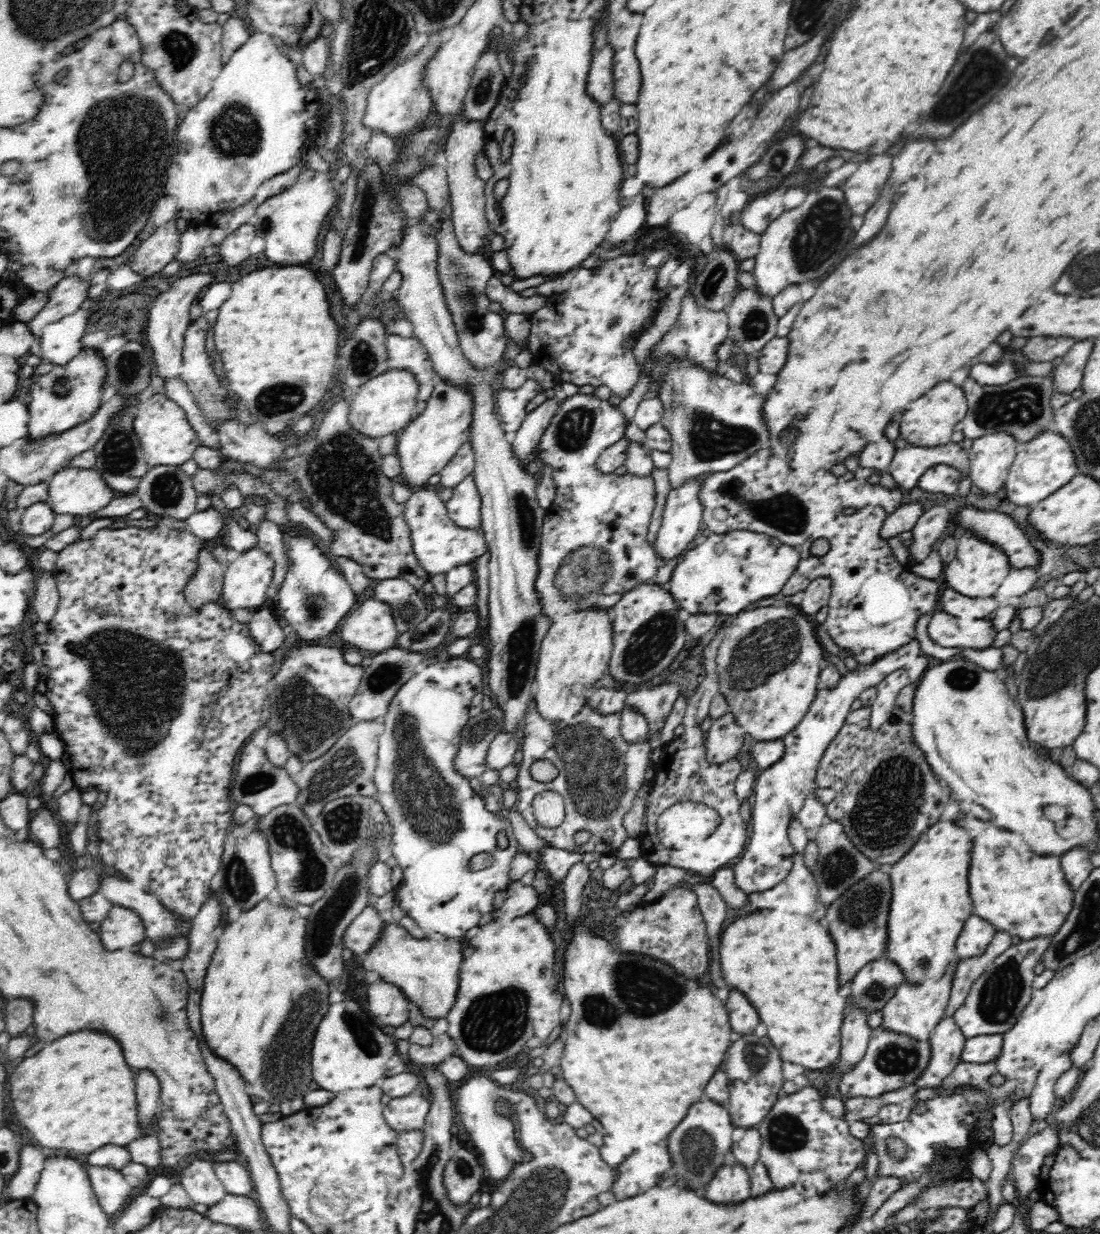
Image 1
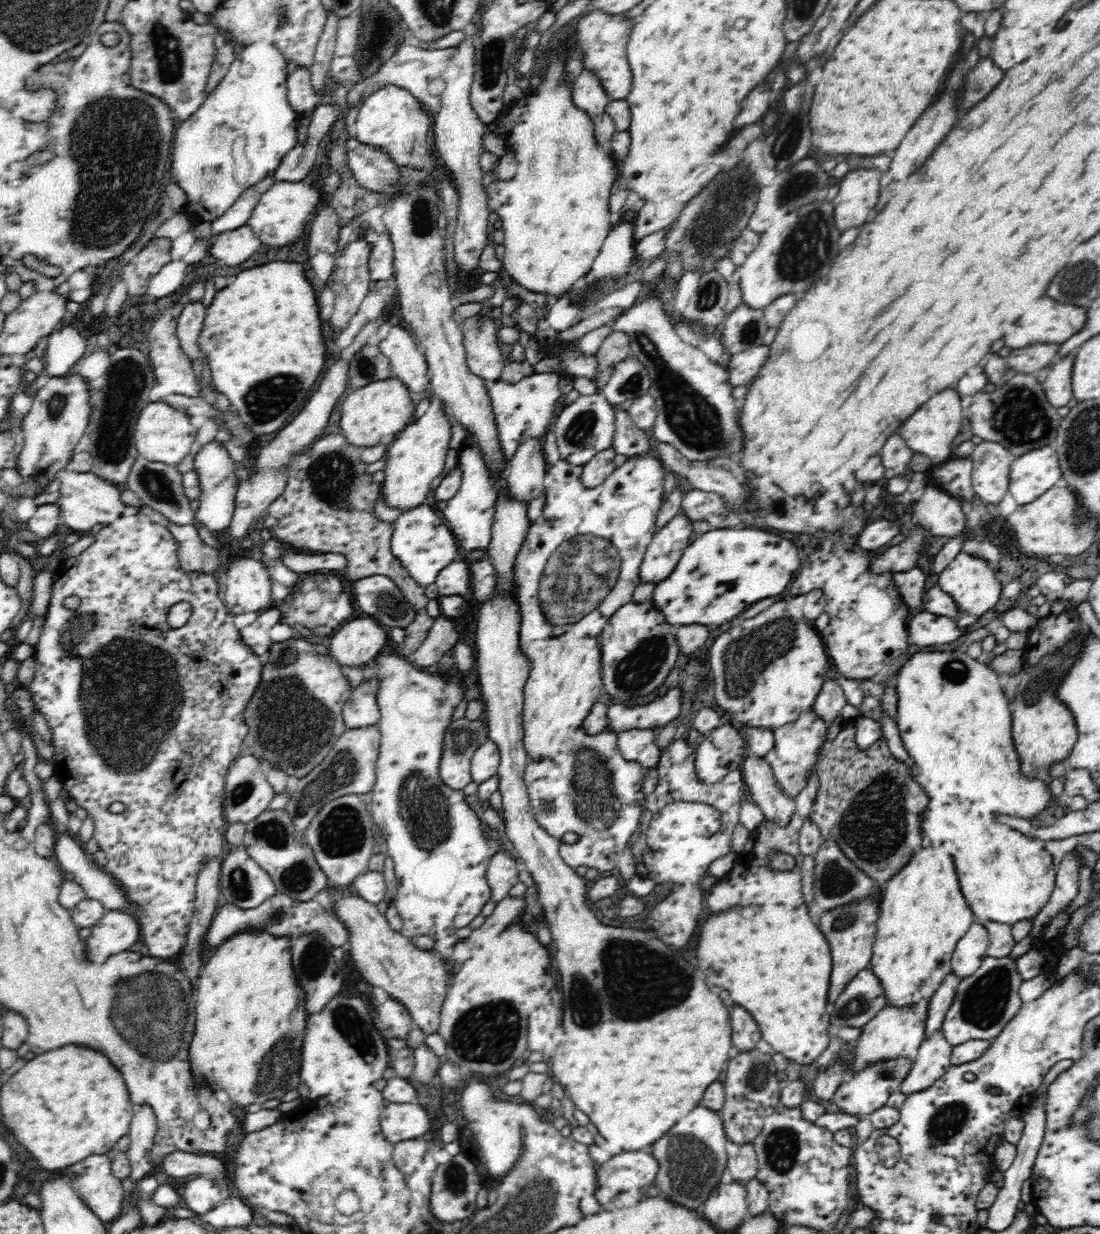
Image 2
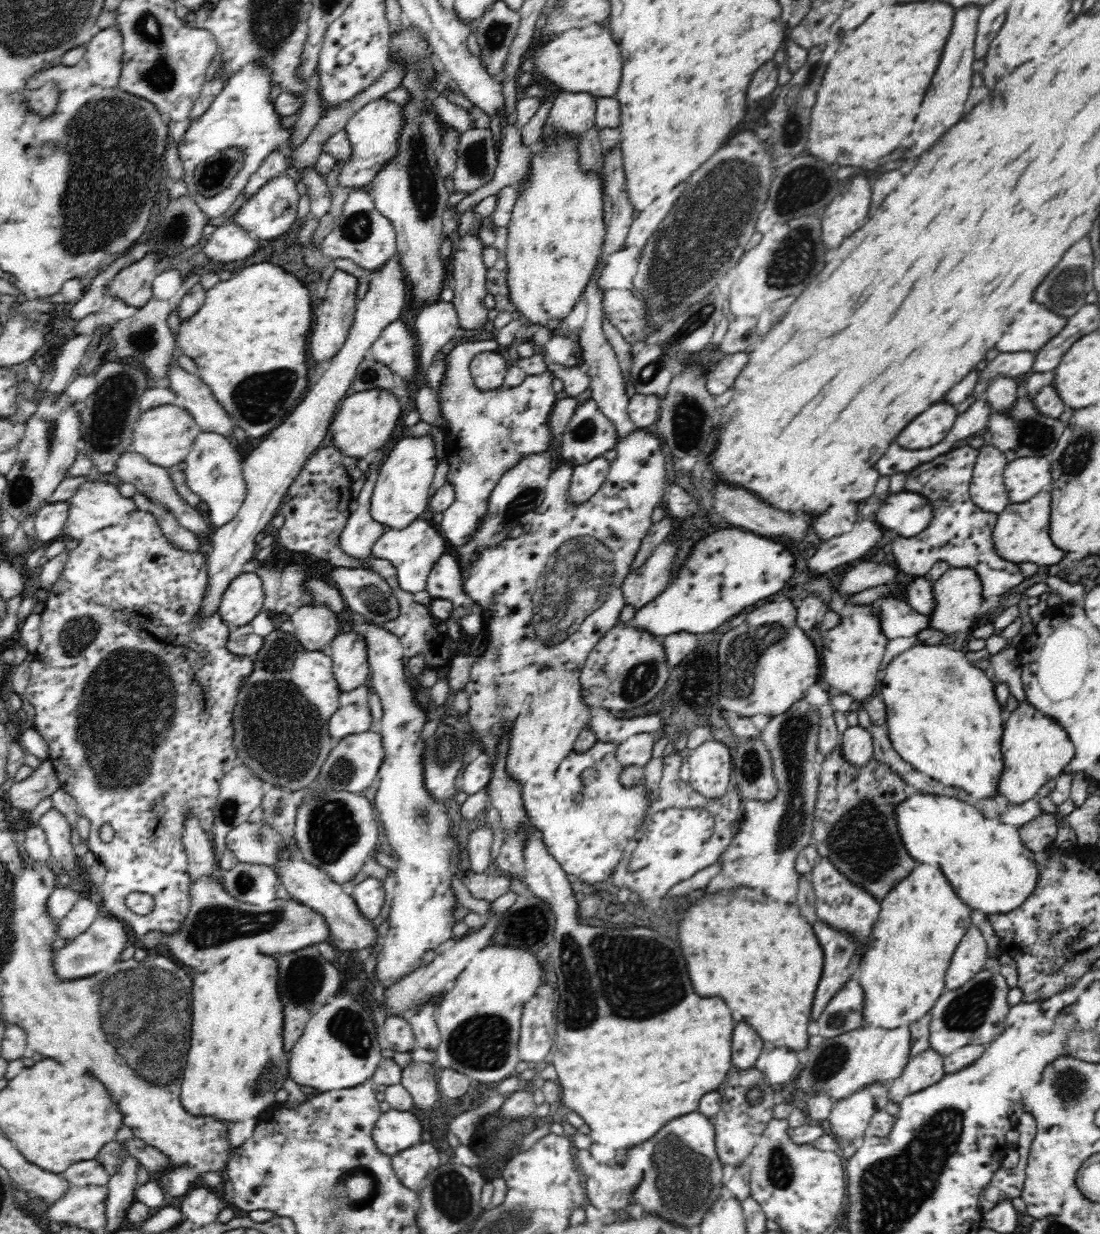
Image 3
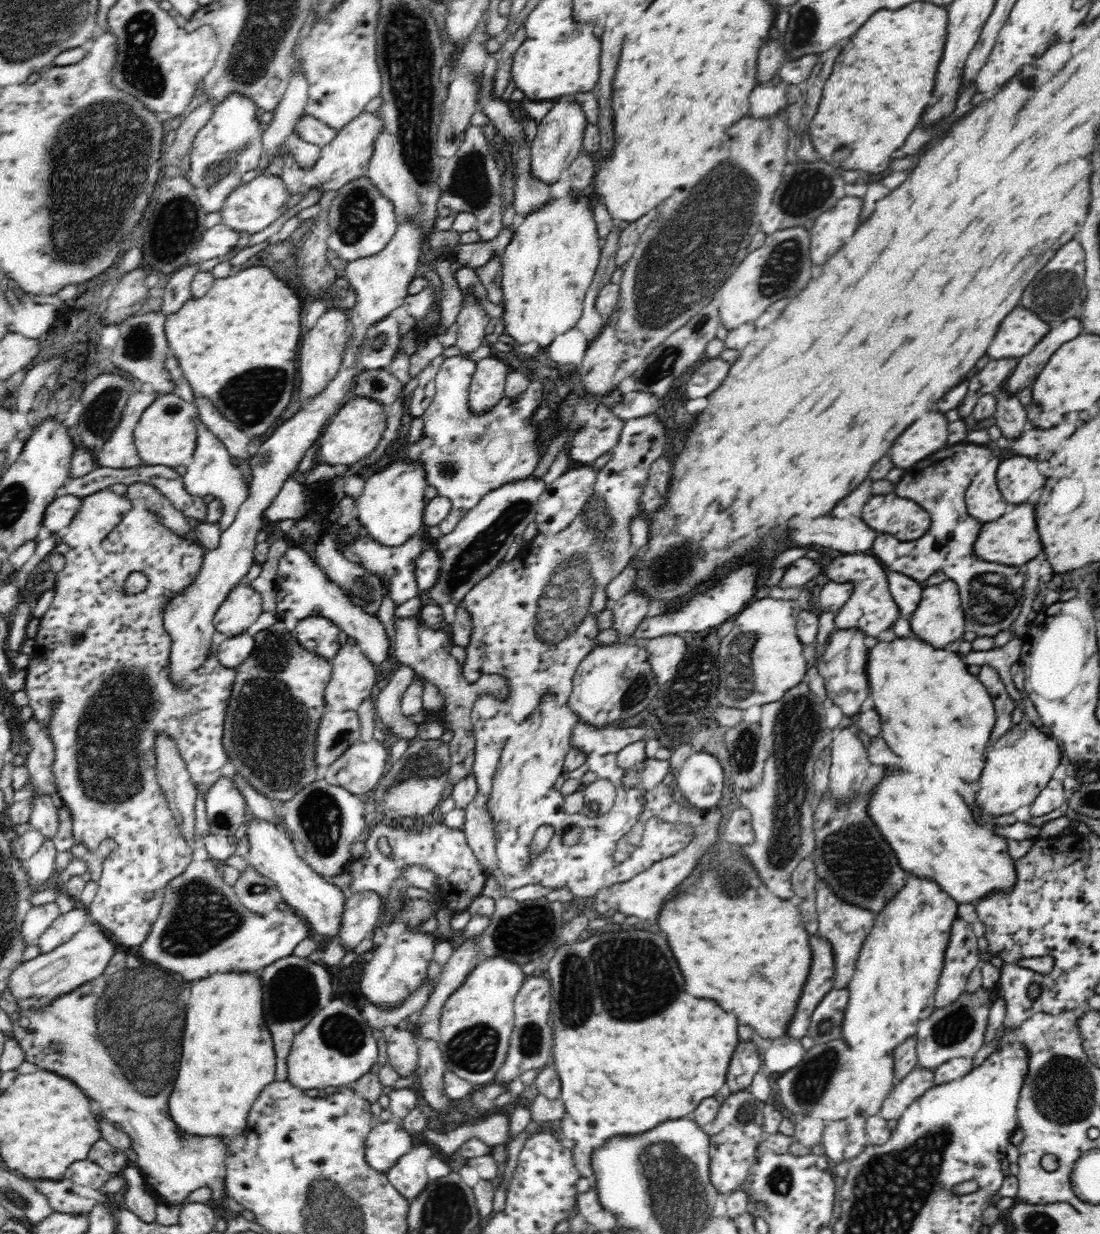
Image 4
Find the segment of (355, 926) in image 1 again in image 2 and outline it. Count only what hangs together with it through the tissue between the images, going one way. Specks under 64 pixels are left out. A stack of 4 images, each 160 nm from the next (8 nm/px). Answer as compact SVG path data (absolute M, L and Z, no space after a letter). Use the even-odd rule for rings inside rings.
M276 893L256 908L240 908L229 902L216 906L206 932L198 940L198 949L202 951L202 954L209 953L242 931L250 931L254 934L270 934L274 937L290 937L290 939L318 933L327 940L327 944L335 947L346 948L346 942L348 942L348 929L344 927L344 923L319 903L316 901L294 901L287 894Z

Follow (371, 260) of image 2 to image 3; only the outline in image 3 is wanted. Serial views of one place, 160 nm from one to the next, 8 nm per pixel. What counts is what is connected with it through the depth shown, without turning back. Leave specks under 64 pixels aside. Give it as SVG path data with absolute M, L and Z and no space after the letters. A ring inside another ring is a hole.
M354 187L344 202L334 231L321 242L321 252L328 258L348 259L362 268L376 270L397 252L397 236L392 222L374 207L370 192Z

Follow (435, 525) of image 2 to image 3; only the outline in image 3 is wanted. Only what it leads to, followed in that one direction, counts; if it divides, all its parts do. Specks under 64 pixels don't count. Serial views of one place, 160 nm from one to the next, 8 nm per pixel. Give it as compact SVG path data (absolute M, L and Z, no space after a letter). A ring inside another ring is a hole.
M417 518L402 530L385 529L384 534L372 546L371 554L376 560L386 560L392 563L401 590L414 595L425 591L430 570L433 570L434 563L444 552L444 541L437 526L422 518Z

